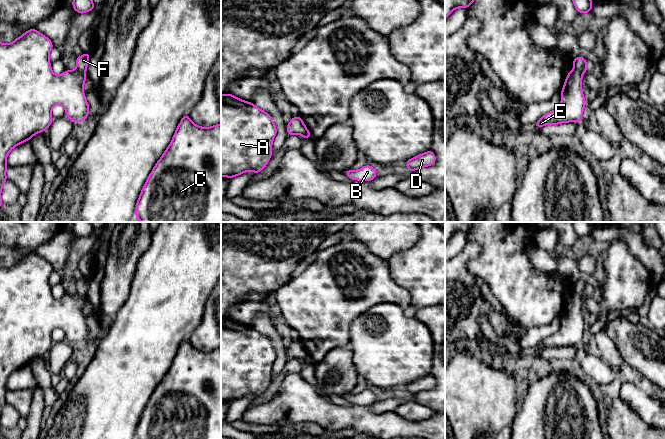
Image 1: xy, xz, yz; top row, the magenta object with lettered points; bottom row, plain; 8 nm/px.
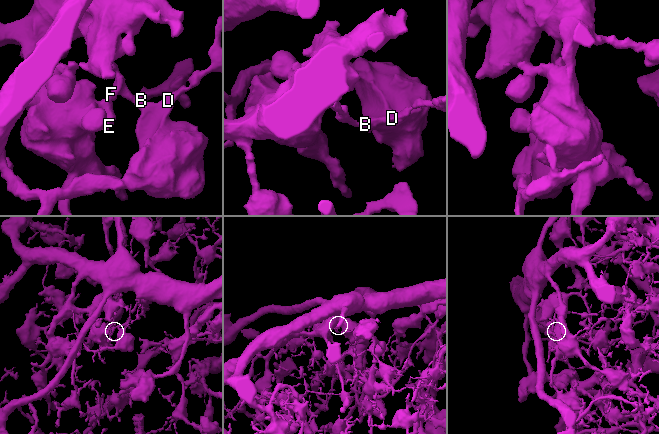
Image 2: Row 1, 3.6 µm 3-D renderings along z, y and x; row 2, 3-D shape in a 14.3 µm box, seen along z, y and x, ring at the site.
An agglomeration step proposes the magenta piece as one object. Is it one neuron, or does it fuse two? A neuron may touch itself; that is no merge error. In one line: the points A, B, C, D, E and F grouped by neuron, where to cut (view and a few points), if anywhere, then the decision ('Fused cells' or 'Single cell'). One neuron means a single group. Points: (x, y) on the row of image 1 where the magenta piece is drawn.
Groups: A E / B C D F. Split along yz (574, 67), (582, 73). Fused cells

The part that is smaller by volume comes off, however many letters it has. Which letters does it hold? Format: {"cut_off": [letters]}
{"cut_off": ["B", "C", "D", "F"]}

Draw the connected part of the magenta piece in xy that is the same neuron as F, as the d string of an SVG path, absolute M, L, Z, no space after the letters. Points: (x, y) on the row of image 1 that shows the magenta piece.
M84 53L83 55L76 57L76 67L81 73L86 74L87 66L90 60L89 53Z

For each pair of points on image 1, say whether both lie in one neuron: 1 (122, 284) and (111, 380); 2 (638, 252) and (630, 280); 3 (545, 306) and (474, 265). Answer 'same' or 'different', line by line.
1: different
2: different
3: same

